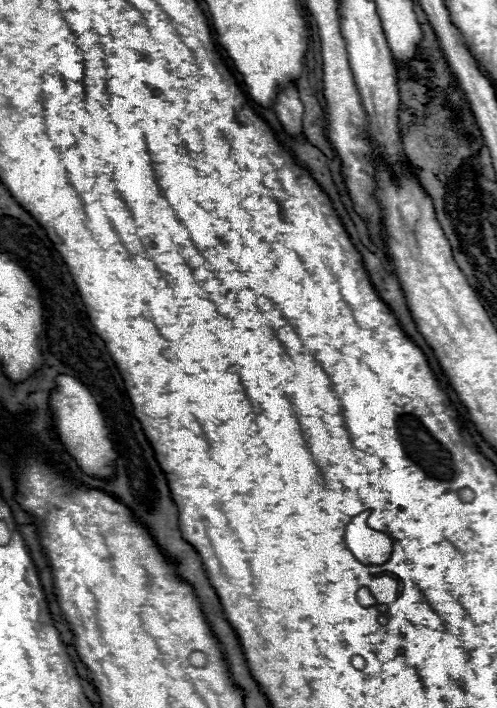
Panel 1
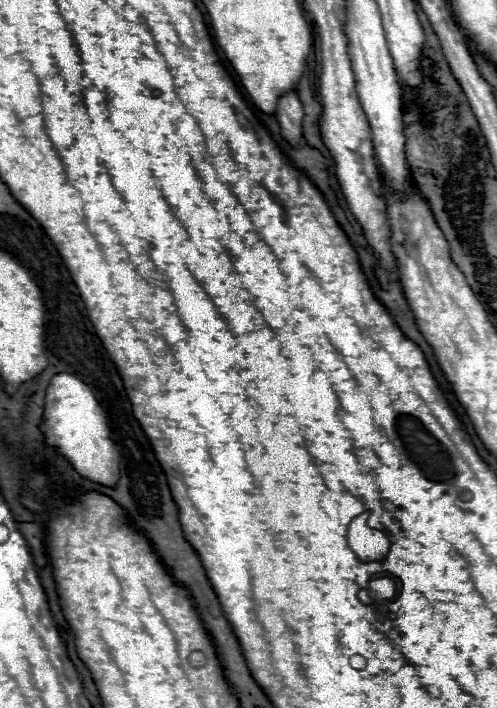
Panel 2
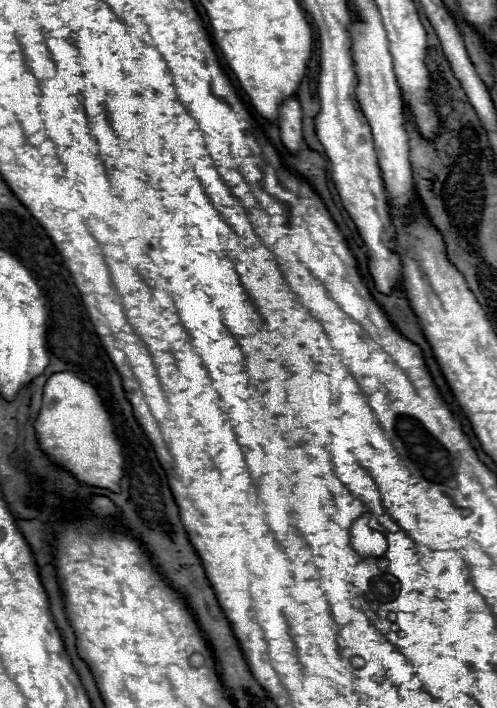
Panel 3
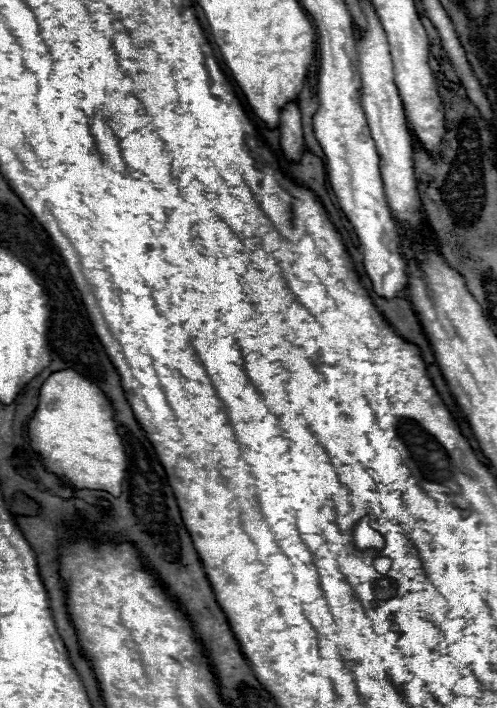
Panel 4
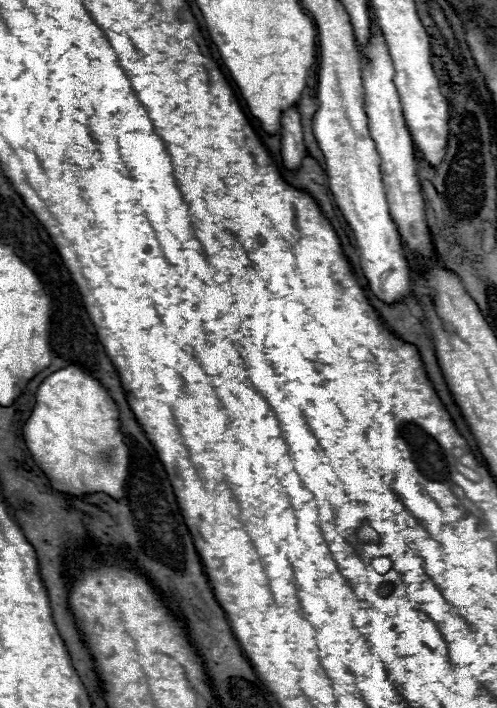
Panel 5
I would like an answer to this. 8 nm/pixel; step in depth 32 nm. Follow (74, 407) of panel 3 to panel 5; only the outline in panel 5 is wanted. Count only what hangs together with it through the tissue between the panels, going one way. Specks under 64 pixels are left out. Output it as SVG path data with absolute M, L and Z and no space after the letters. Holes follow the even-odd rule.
M68 366L68 368L62 368L58 372L52 372L40 386L38 386L38 392L36 392L36 406L32 410L32 416L26 420L24 424L24 440L26 440L26 446L28 450L32 452L34 456L34 462L52 478L52 484L56 490L60 492L68 492L70 496L80 496L82 492L106 492L110 494L114 500L120 500L122 494L124 494L124 482L126 482L126 476L128 476L128 448L124 444L124 436L120 434L120 422L118 422L118 408L114 404L114 400L108 396L108 392L98 384L98 380L90 378L88 374L84 374L80 368L76 366Z

